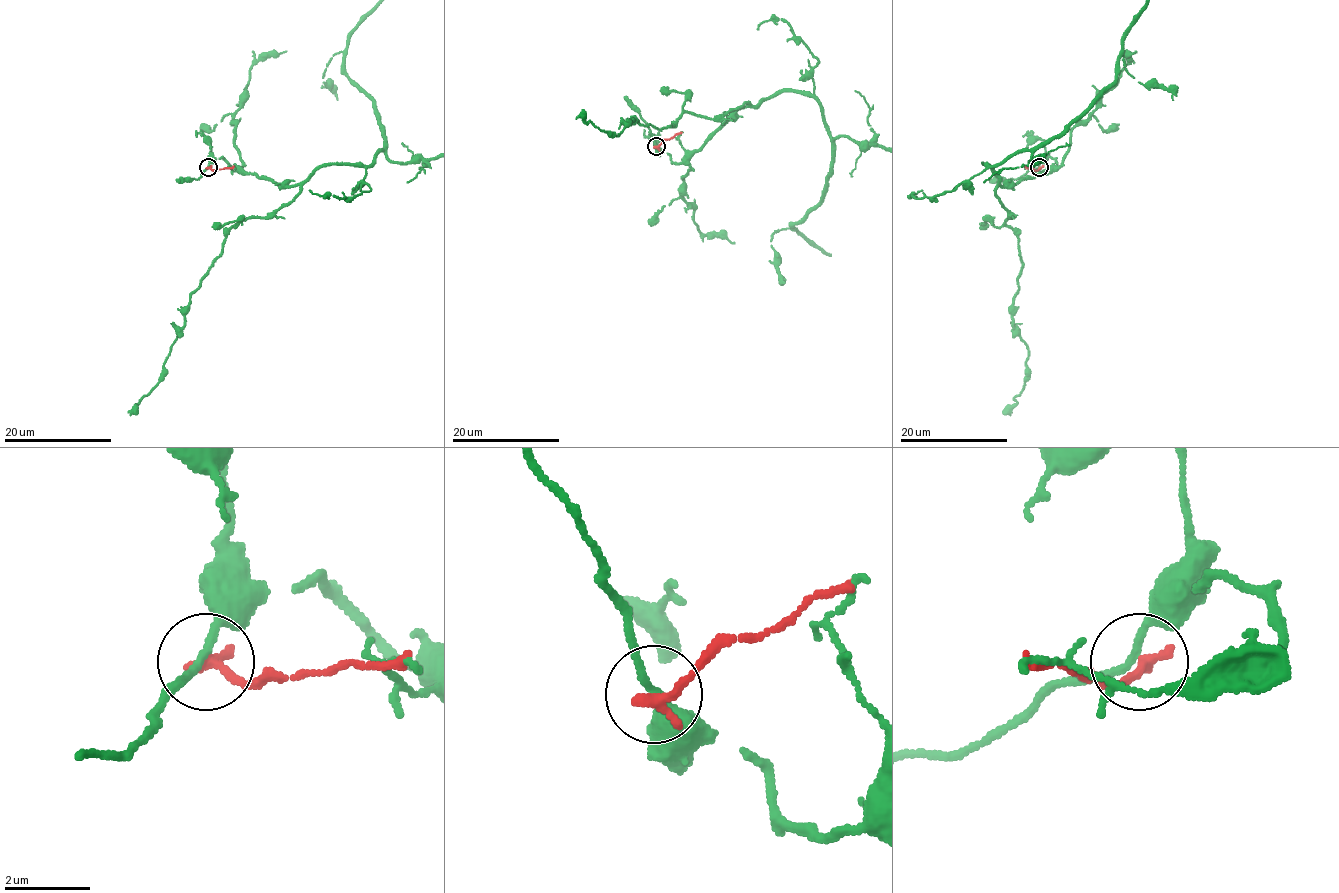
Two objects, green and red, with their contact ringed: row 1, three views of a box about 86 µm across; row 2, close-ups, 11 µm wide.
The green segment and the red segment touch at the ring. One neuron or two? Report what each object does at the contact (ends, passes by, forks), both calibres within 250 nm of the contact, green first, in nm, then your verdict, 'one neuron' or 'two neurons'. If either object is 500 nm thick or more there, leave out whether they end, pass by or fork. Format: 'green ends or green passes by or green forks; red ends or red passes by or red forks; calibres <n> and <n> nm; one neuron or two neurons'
green passes by; red ends; calibres 160 and 320 nm; two neurons

